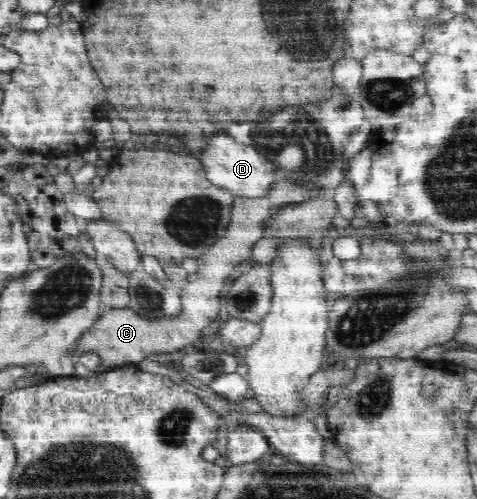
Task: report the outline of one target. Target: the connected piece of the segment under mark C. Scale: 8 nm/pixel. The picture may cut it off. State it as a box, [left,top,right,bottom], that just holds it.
[74,179,317,374]

